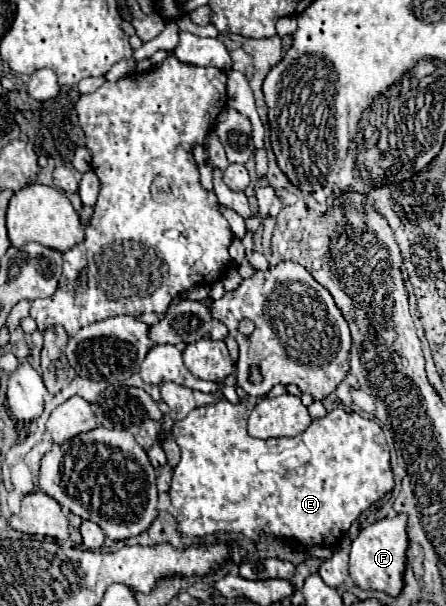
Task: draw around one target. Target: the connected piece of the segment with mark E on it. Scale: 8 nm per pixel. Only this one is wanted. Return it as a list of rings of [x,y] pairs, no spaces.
[[[218,401],[194,409],[190,415],[174,423],[172,433],[182,449],[182,459],[174,467],[170,499],[176,509],[180,535],[202,539],[218,533],[242,533],[256,543],[260,533],[264,533],[304,547],[334,547],[362,511],[392,491],[390,449],[374,419],[364,419],[358,413],[336,407],[328,415],[314,419],[310,427],[296,437],[254,439],[246,431],[248,415],[250,411],[242,403],[234,405],[230,401]]]

